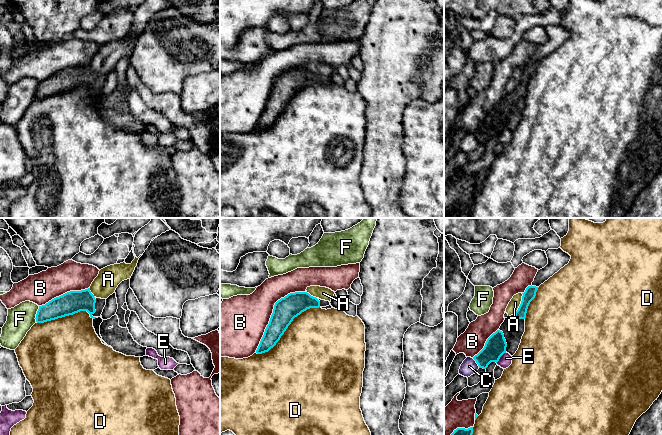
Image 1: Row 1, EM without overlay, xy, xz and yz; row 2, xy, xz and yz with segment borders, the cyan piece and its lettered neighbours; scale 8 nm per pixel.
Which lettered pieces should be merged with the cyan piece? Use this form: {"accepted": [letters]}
{"accepted": []}

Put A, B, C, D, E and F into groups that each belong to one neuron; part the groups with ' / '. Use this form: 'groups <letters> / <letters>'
groups A / B / C / D / E / F

